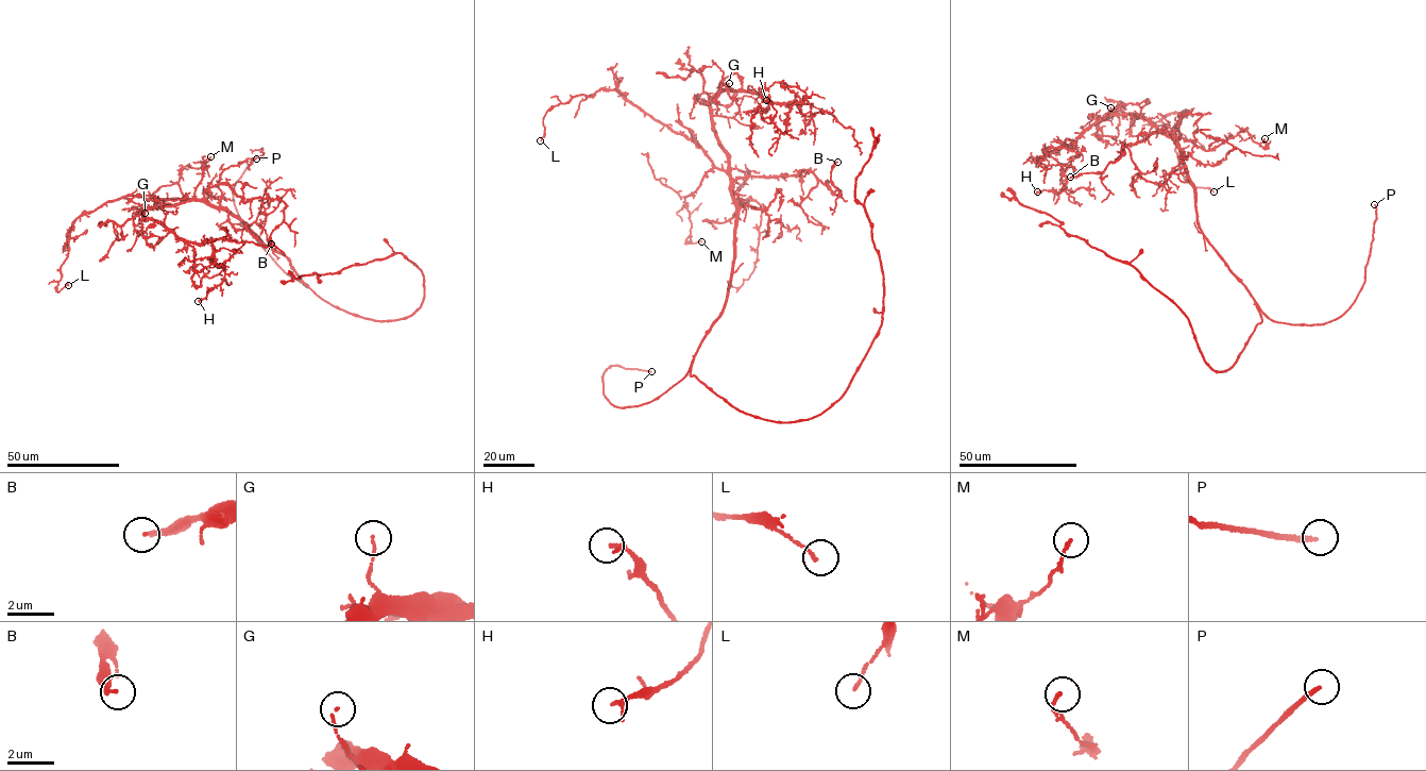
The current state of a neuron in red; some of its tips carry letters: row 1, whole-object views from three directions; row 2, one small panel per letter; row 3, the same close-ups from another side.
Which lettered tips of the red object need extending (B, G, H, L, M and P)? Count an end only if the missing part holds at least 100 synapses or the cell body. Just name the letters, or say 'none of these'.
P

